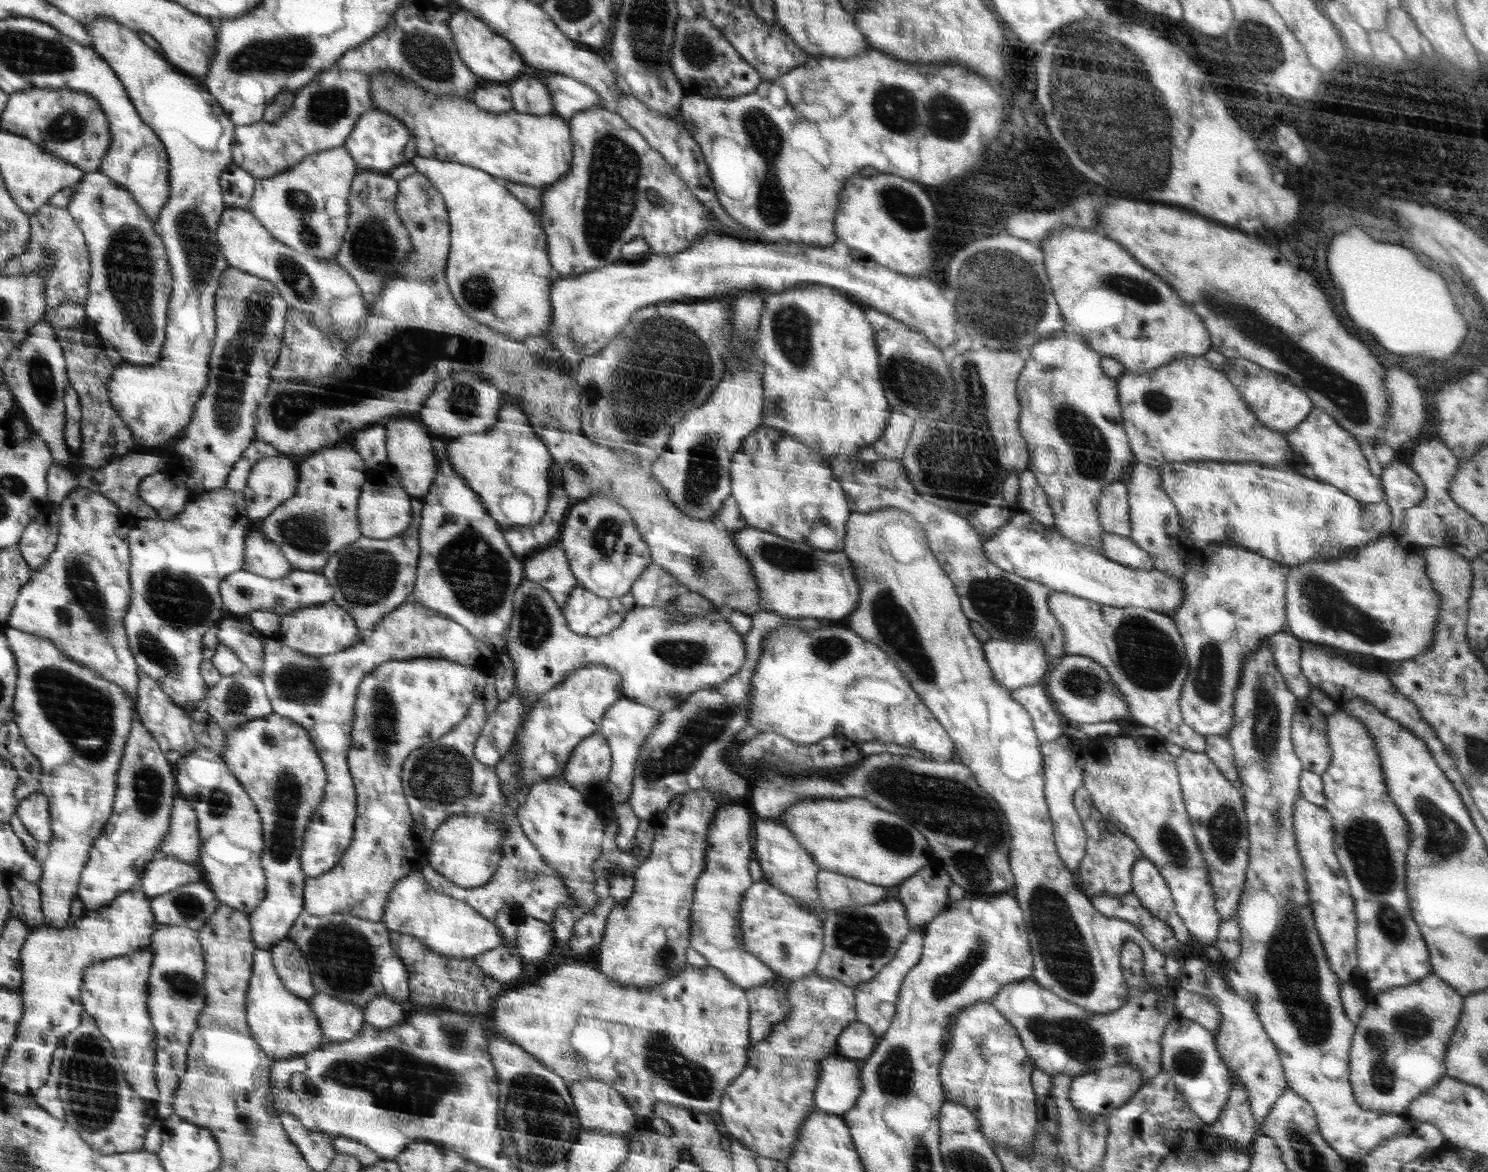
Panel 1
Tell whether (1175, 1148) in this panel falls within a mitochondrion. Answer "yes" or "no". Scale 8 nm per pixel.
no

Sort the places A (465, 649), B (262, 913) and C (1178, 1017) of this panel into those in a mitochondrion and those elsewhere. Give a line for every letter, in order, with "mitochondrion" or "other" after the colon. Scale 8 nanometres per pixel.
A: other
B: other
C: other

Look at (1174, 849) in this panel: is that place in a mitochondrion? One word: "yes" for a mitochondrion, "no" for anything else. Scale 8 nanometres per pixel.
yes

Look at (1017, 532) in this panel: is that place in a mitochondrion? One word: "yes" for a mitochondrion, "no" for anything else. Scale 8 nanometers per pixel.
no

